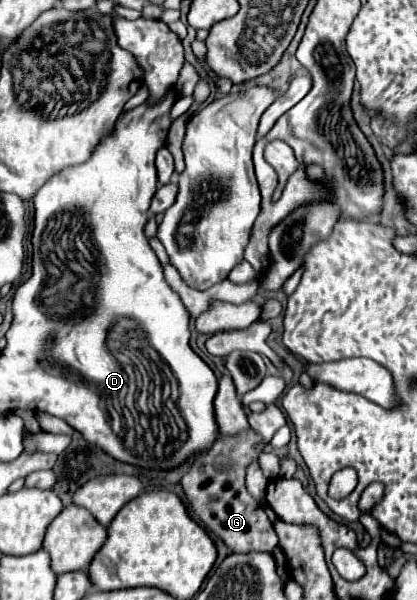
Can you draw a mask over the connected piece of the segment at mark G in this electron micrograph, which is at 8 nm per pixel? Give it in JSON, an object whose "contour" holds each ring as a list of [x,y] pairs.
{"contour":[[[252,430],[236,438],[220,434],[208,452],[194,458],[188,474],[182,478],[182,490],[192,512],[214,536],[218,536],[228,546],[230,552],[272,552],[278,546],[272,522],[244,486],[246,466],[258,458],[262,450],[264,442]]]}

